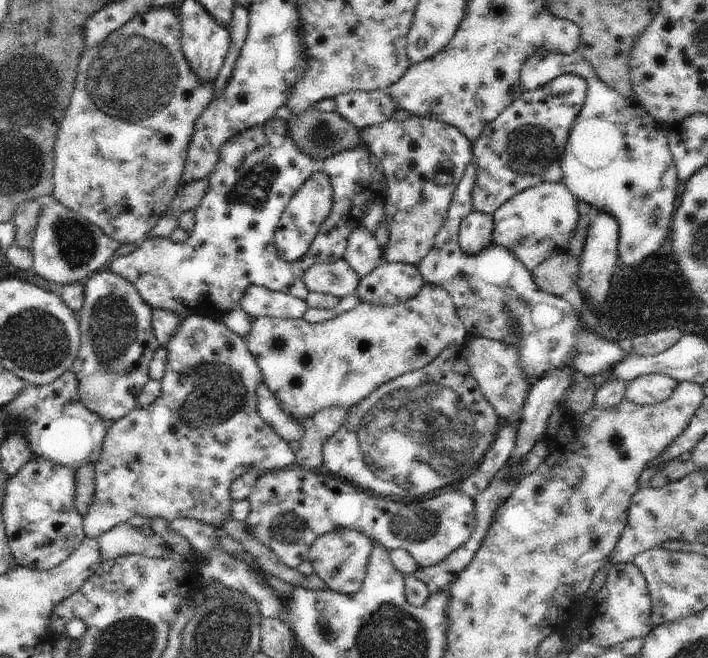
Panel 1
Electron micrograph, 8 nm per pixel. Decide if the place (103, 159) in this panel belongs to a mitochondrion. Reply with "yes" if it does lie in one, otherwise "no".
no

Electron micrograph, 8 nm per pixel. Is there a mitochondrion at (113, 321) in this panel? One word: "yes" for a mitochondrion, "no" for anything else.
yes

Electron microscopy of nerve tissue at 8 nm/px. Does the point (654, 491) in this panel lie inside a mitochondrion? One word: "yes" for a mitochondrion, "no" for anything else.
no

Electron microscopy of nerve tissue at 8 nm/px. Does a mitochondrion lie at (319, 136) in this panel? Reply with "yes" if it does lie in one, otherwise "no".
yes

